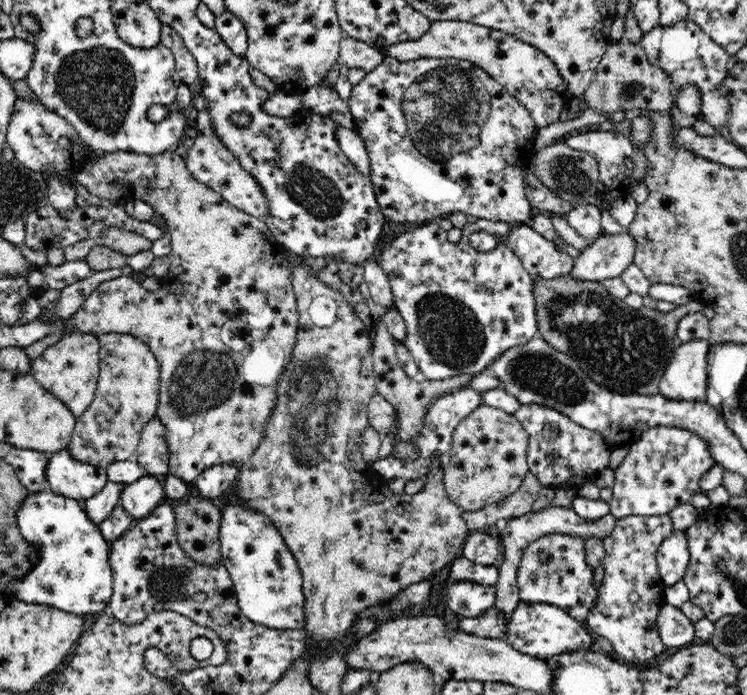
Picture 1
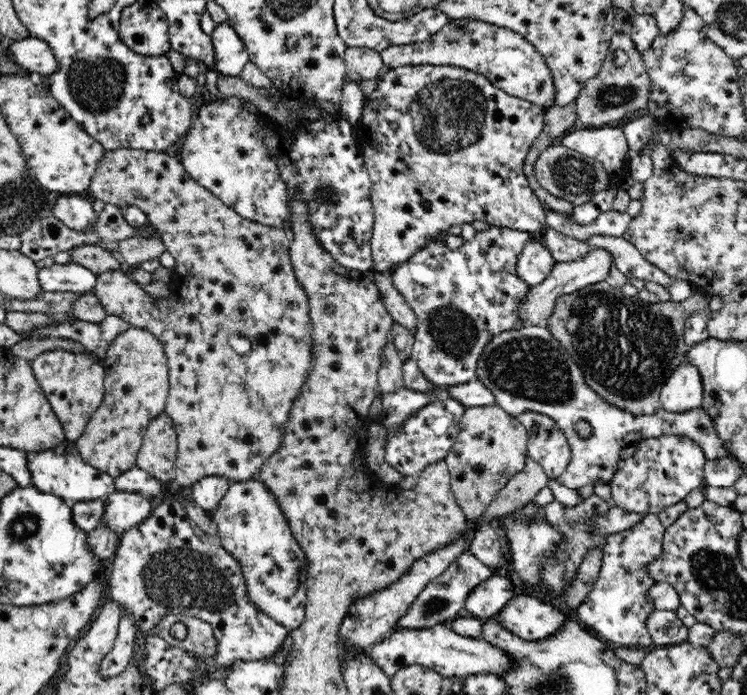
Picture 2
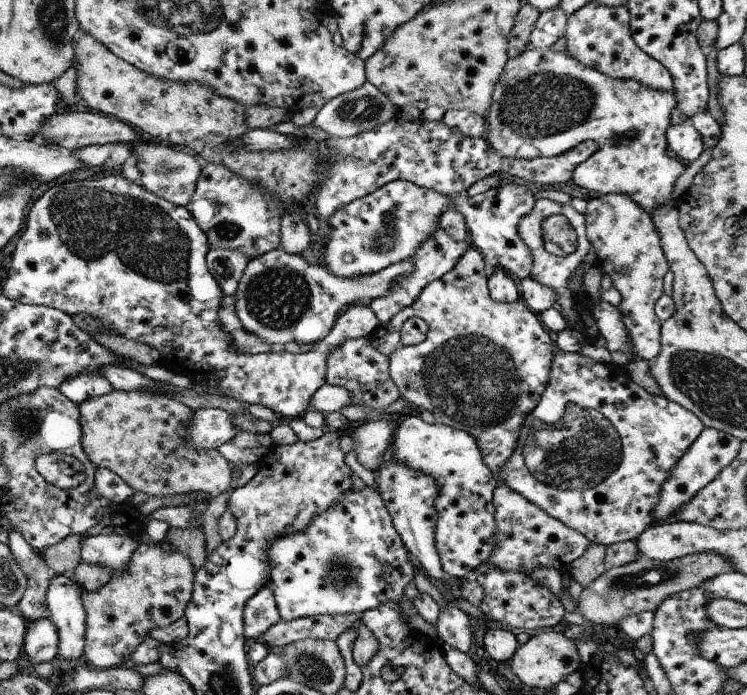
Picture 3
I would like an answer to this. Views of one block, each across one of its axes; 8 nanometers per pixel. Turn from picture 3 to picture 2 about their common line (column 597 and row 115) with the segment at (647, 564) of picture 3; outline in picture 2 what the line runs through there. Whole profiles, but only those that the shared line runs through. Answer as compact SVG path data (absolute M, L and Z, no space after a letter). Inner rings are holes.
M615 33L609 46L609 54L604 59L602 68L596 76L585 82L584 88L575 101L579 127L602 127L608 122L620 120L626 112L633 112L649 106L653 94L653 85L648 71L644 66L642 53L636 49L629 34ZM618 50L628 54L628 60L622 66L614 64L614 56Z

